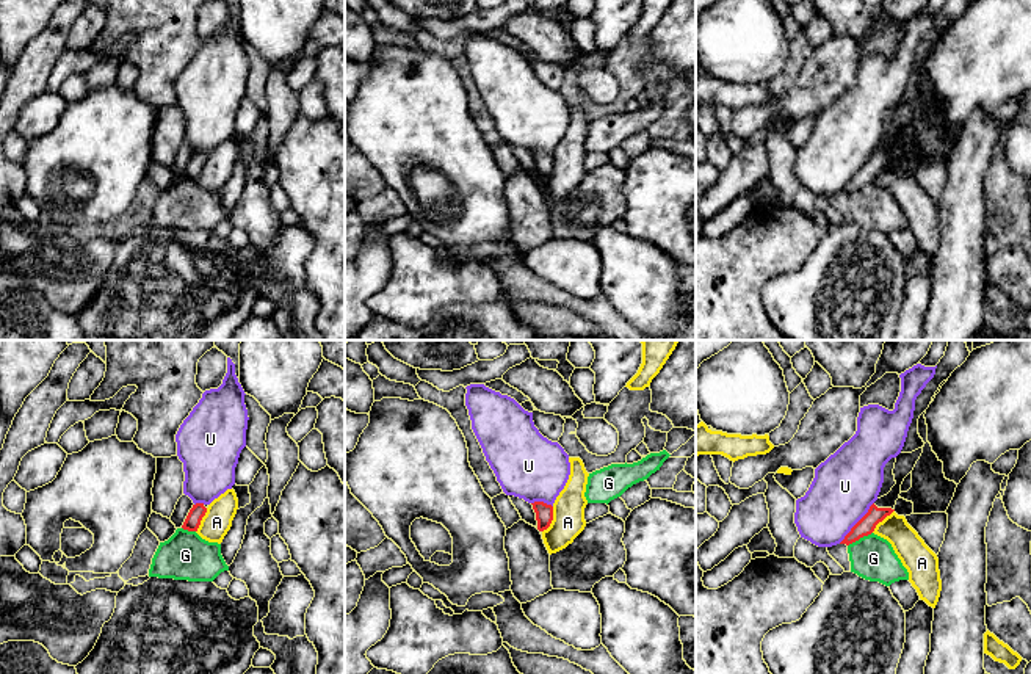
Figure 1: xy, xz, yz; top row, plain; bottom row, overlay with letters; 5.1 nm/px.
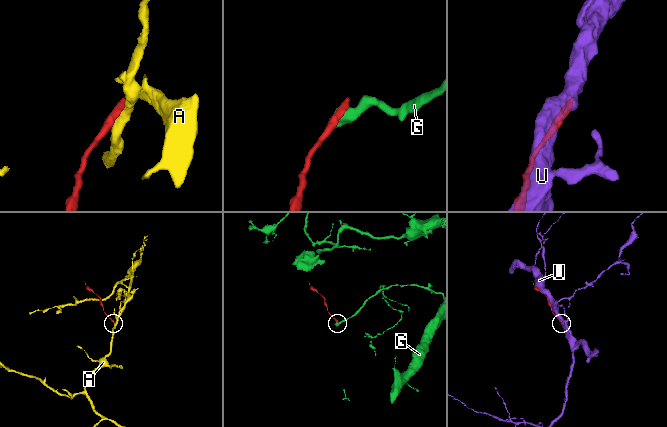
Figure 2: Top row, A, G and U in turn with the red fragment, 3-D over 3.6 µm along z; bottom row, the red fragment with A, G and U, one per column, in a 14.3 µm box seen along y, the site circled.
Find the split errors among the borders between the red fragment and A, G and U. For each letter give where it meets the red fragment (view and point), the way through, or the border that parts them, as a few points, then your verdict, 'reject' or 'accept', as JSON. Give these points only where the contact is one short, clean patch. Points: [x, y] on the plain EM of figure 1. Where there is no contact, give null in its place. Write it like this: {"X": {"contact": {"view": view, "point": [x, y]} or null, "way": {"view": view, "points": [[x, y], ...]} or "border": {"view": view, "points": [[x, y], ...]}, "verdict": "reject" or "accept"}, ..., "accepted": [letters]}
{"A": {"contact": {"view": "xz", "point": [552, 168]}, "border": {"view": "xz", "points": [[553, 155], [553, 168], [542, 181]]}, "verdict": "reject"}, "G": {"contact": {"view": "yz", "point": [859, 187]}, "border": {"view": "yz", "points": [[871, 181], [848, 195]]}, "verdict": "reject"}, "U": {"contact": {"view": "yz", "point": [857, 171]}, "verdict": "reject"}, "accepted": []}

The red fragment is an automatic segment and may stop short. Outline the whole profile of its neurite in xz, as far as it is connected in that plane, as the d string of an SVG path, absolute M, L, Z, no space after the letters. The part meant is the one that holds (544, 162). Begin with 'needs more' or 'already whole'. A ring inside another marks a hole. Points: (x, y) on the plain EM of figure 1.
already whole; M534 150L531 154L536 161L537 179L539 180L547 179L553 169L553 155L544 150Z

